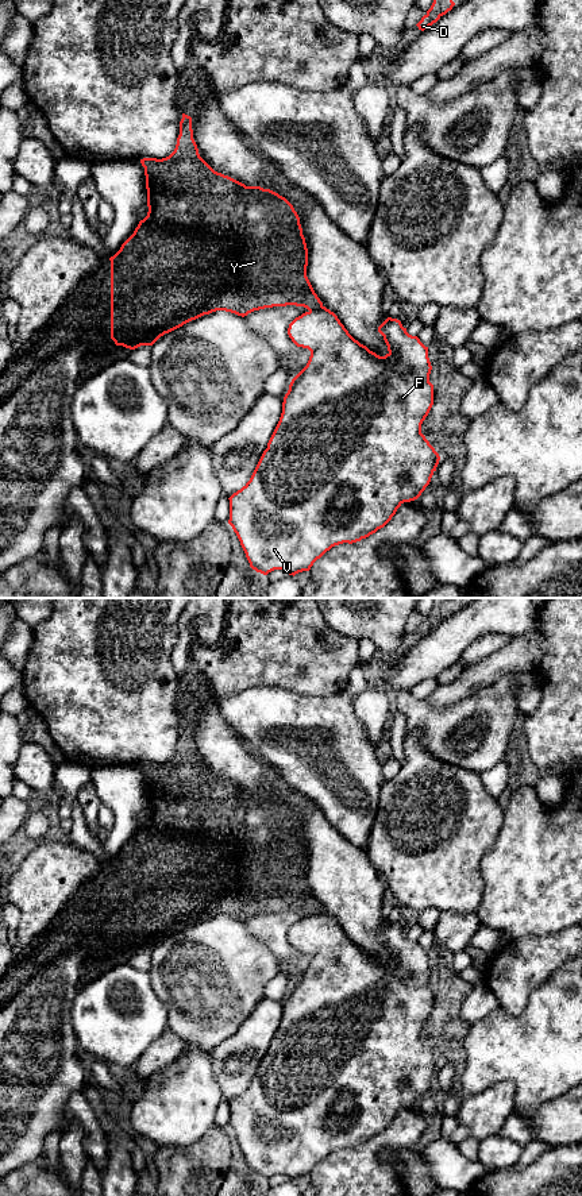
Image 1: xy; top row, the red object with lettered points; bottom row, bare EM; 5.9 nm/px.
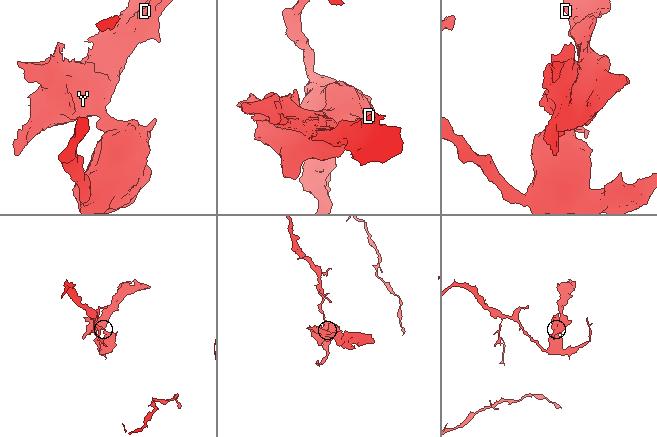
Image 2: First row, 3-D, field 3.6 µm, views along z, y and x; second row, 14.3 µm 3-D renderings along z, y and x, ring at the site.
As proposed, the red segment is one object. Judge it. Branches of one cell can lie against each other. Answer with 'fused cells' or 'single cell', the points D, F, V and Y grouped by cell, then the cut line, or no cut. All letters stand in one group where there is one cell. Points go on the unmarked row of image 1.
fused cells | D Y / F V | xy (322, 910), (309, 917)

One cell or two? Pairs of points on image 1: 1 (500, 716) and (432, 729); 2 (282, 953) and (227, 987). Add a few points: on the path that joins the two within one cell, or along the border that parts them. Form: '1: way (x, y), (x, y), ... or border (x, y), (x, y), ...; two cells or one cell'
1: way (484, 710), (474, 709), (448, 728); one cell
2: border (254, 936), (281, 961); two cells

